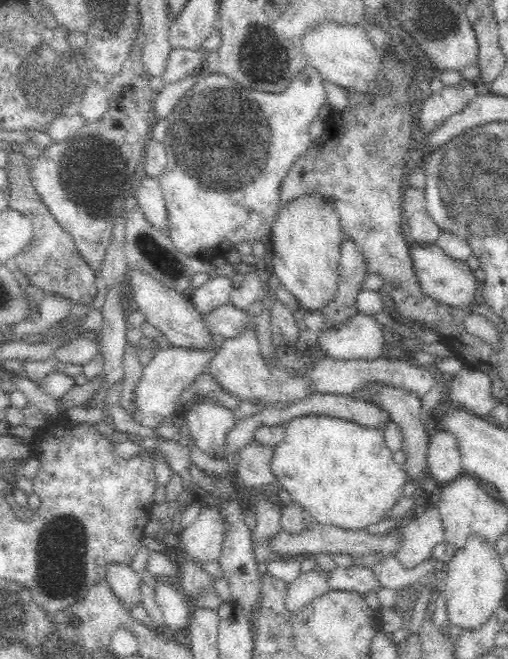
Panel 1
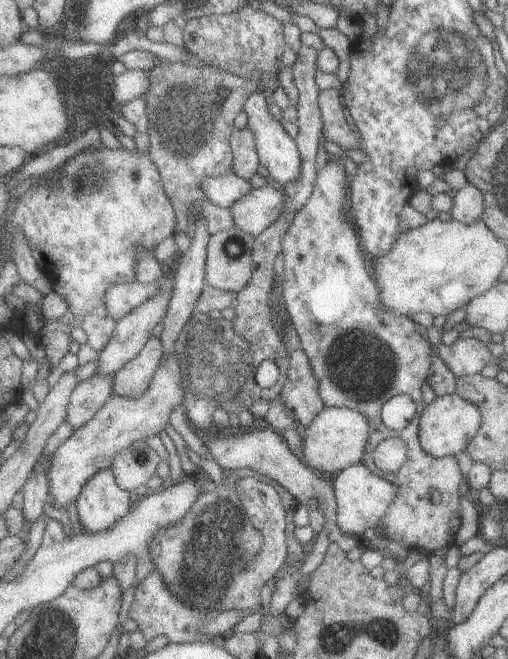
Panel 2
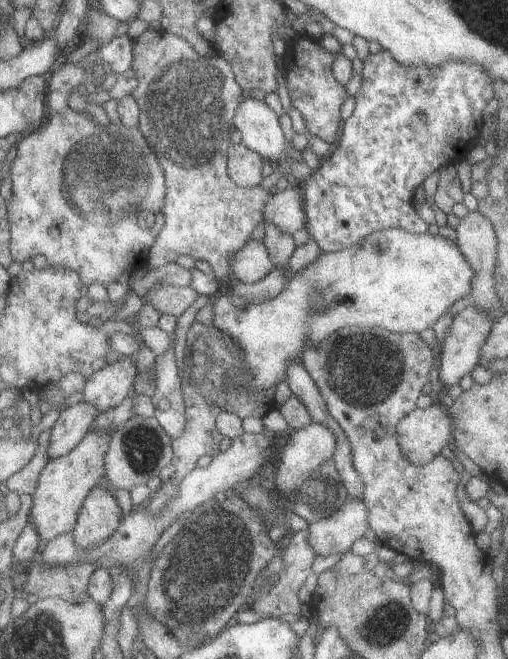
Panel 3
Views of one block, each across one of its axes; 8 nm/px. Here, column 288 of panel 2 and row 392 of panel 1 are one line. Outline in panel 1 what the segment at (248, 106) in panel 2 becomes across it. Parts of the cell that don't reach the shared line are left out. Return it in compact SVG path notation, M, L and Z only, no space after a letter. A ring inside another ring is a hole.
M215 337L214 346L210 348L168 348L161 349L154 359L144 367L143 374L136 384L136 423L157 429L164 418L176 412L180 394L195 384L195 381L204 374L207 367L214 358L221 353L223 338Z

